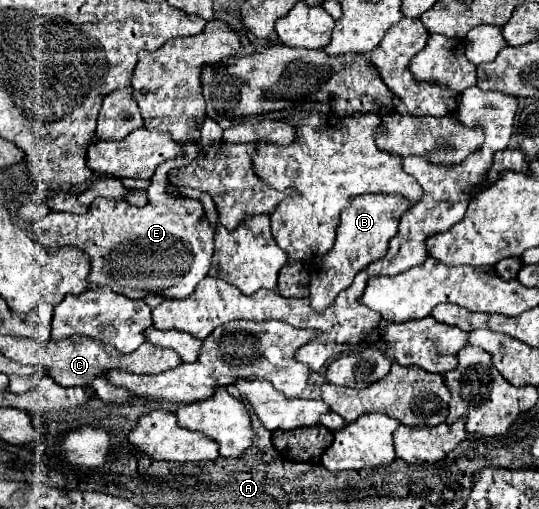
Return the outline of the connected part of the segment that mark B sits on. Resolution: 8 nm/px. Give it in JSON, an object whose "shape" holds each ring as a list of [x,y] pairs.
{"shape":[[[366,194],[366,196],[352,198],[350,206],[342,212],[334,248],[322,258],[320,266],[314,268],[310,274],[312,280],[310,280],[308,298],[314,312],[322,314],[334,302],[334,298],[352,284],[354,276],[360,270],[364,270],[368,264],[384,256],[384,252],[388,250],[390,238],[396,236],[398,232],[398,220],[408,208],[410,206],[406,200],[402,200],[400,196],[390,196],[390,194]]]}

